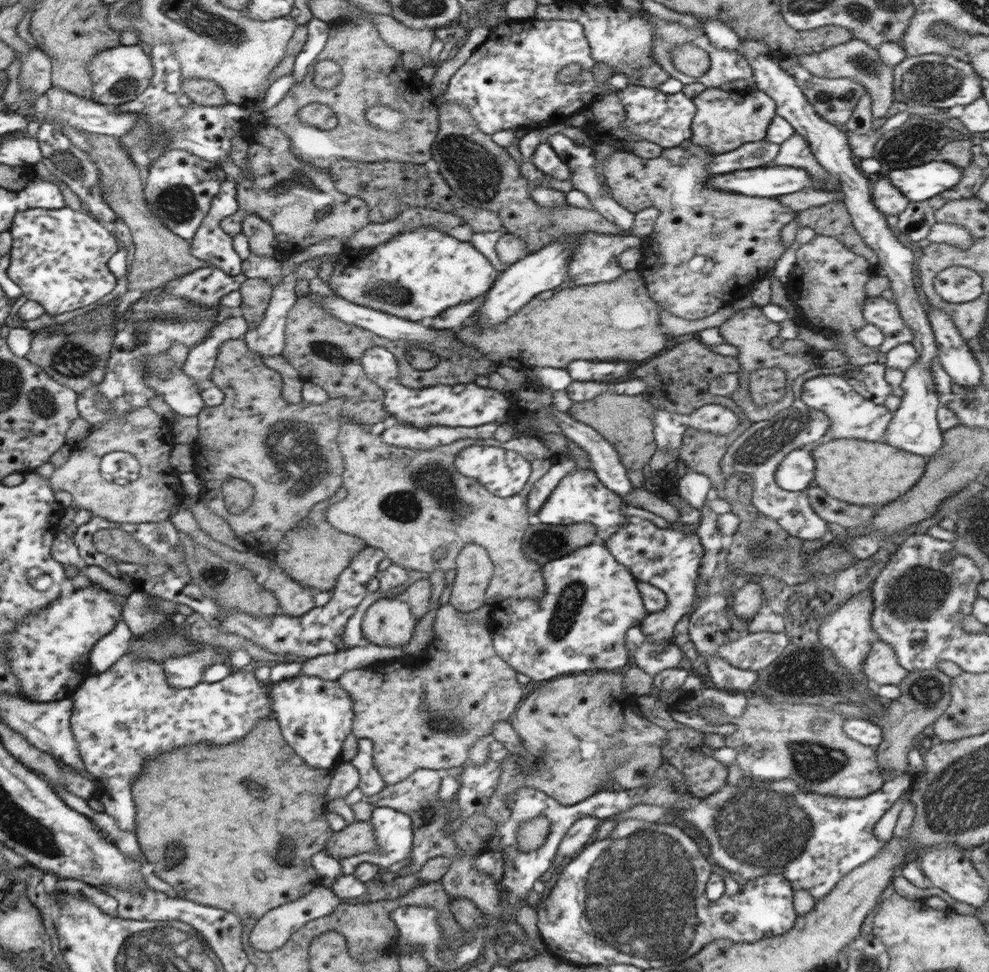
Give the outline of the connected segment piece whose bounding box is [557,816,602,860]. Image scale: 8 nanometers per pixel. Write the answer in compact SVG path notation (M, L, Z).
M584 816L584 818L576 820L564 835L557 855L568 860L576 858L584 850L586 844L590 844L592 834L597 832L601 823L602 820L594 818L594 816Z

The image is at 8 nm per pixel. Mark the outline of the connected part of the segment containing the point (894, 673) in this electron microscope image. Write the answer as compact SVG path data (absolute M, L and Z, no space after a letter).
M882 641L872 643L870 653L862 665L863 674L876 688L886 684L899 685L909 674L898 664L894 650L889 645Z

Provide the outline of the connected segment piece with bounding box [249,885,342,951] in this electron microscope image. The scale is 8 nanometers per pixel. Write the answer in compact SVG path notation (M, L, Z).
M324 885L314 887L298 900L281 904L269 910L261 919L258 919L249 936L250 944L261 951L276 950L282 947L290 939L291 935L306 922L330 914L341 902L342 900L332 892L330 887L325 887Z

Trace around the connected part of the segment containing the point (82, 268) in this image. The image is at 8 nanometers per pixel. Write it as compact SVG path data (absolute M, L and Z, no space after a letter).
M66 206L59 209L38 207L22 211L13 220L9 231L14 241L9 251L10 266L6 270L8 277L14 283L18 283L22 289L22 295L26 296L28 301L40 303L46 313L64 314L64 312L94 304L116 288L118 280L109 269L109 261L118 253L116 240L104 226L96 222L96 219L92 220L90 216L82 214L82 210L76 212Z

